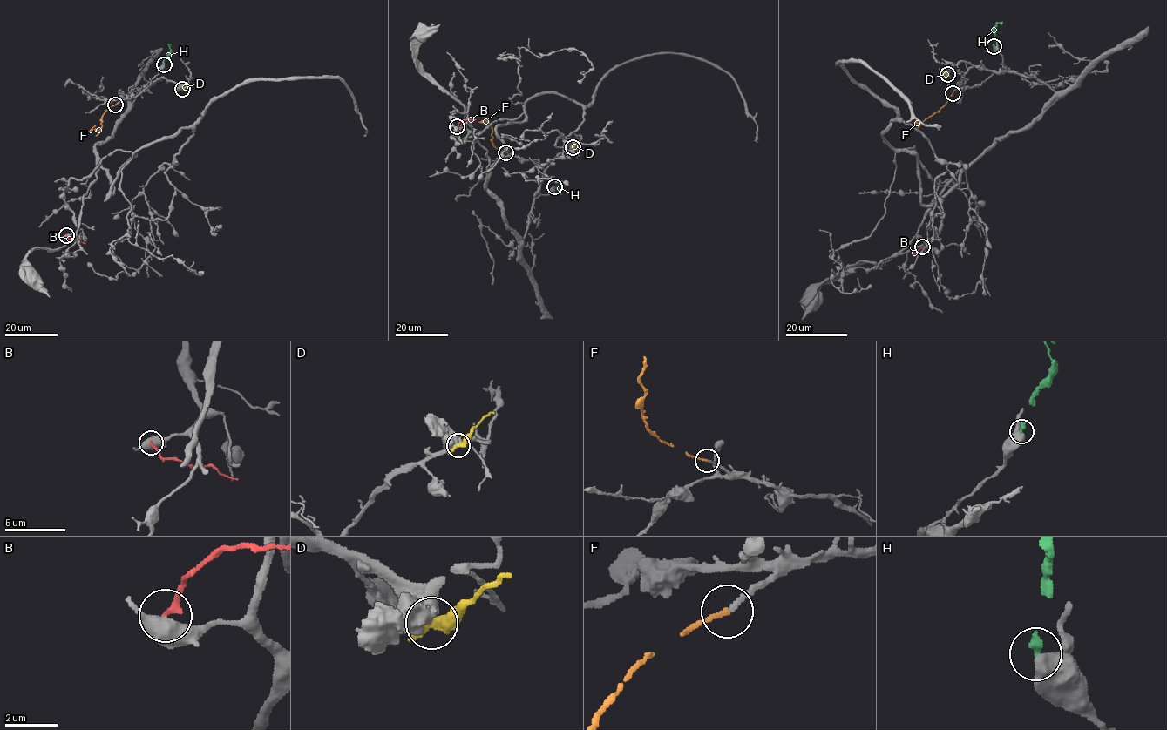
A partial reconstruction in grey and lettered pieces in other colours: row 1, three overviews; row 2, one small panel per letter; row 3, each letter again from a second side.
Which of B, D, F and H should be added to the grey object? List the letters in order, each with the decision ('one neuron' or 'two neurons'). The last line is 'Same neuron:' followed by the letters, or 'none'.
B: two neurons
D: two neurons
F: one neuron
H: two neurons
Same neuron: F

